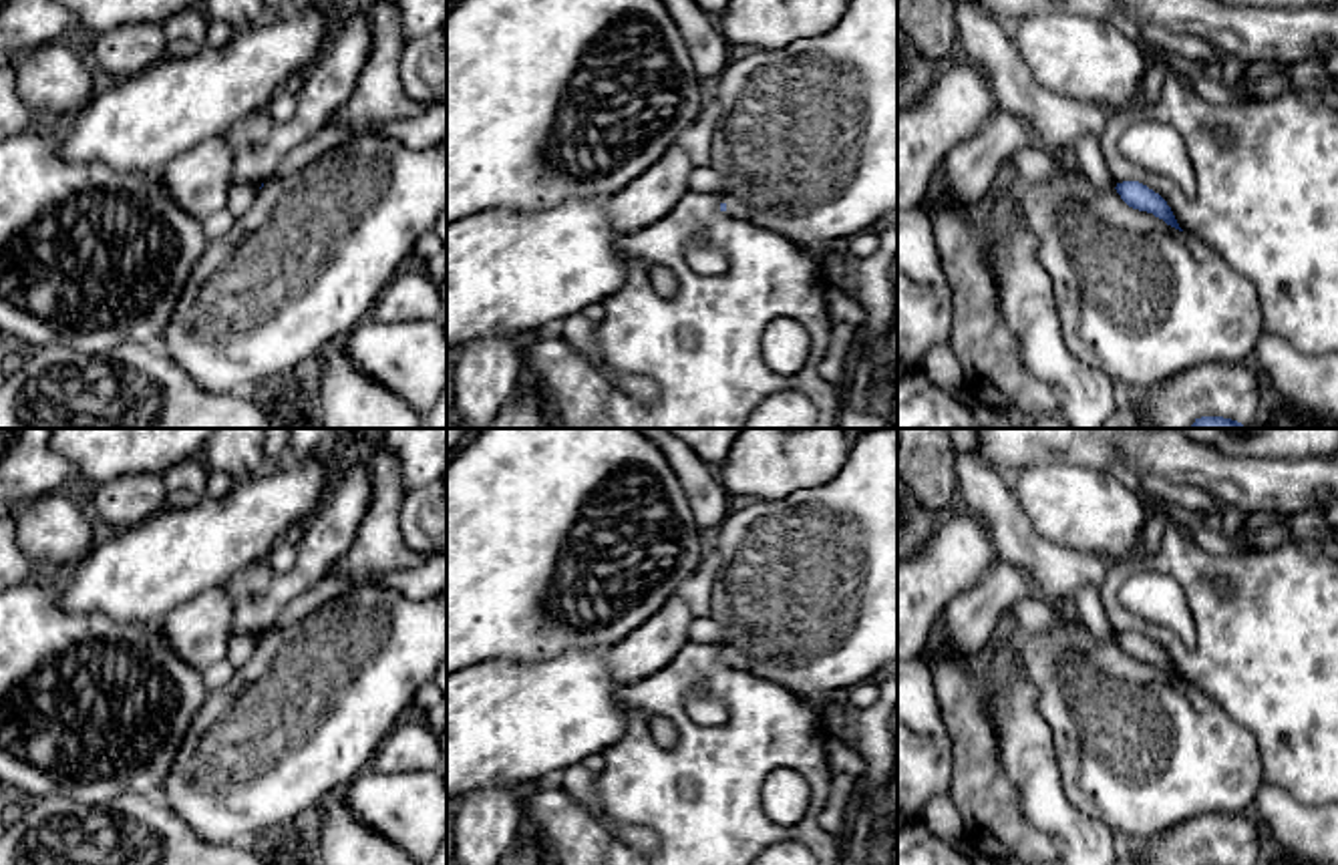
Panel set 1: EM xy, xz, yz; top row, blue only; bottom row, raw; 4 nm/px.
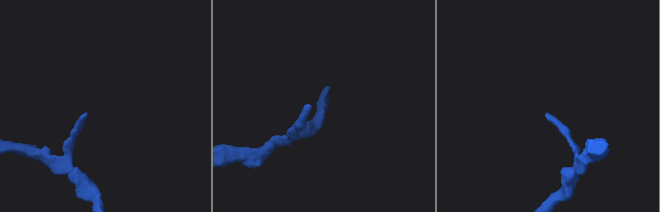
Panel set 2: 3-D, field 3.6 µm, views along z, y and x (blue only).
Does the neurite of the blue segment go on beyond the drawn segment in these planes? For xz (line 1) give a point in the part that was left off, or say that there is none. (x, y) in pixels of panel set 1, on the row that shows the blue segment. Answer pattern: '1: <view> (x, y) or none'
1: xz (735, 206)

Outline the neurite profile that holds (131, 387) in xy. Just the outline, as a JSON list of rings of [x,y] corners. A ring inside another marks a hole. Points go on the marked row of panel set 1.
[[[127,342],[103,356],[64,346],[24,350],[24,364],[0,386],[0,428],[274,428],[247,392],[209,392],[191,380],[161,344]]]

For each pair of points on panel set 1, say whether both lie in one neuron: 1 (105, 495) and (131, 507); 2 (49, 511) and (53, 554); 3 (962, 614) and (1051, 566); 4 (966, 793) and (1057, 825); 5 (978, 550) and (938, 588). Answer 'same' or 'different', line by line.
1: same
2: same
3: different
4: different
5: same

